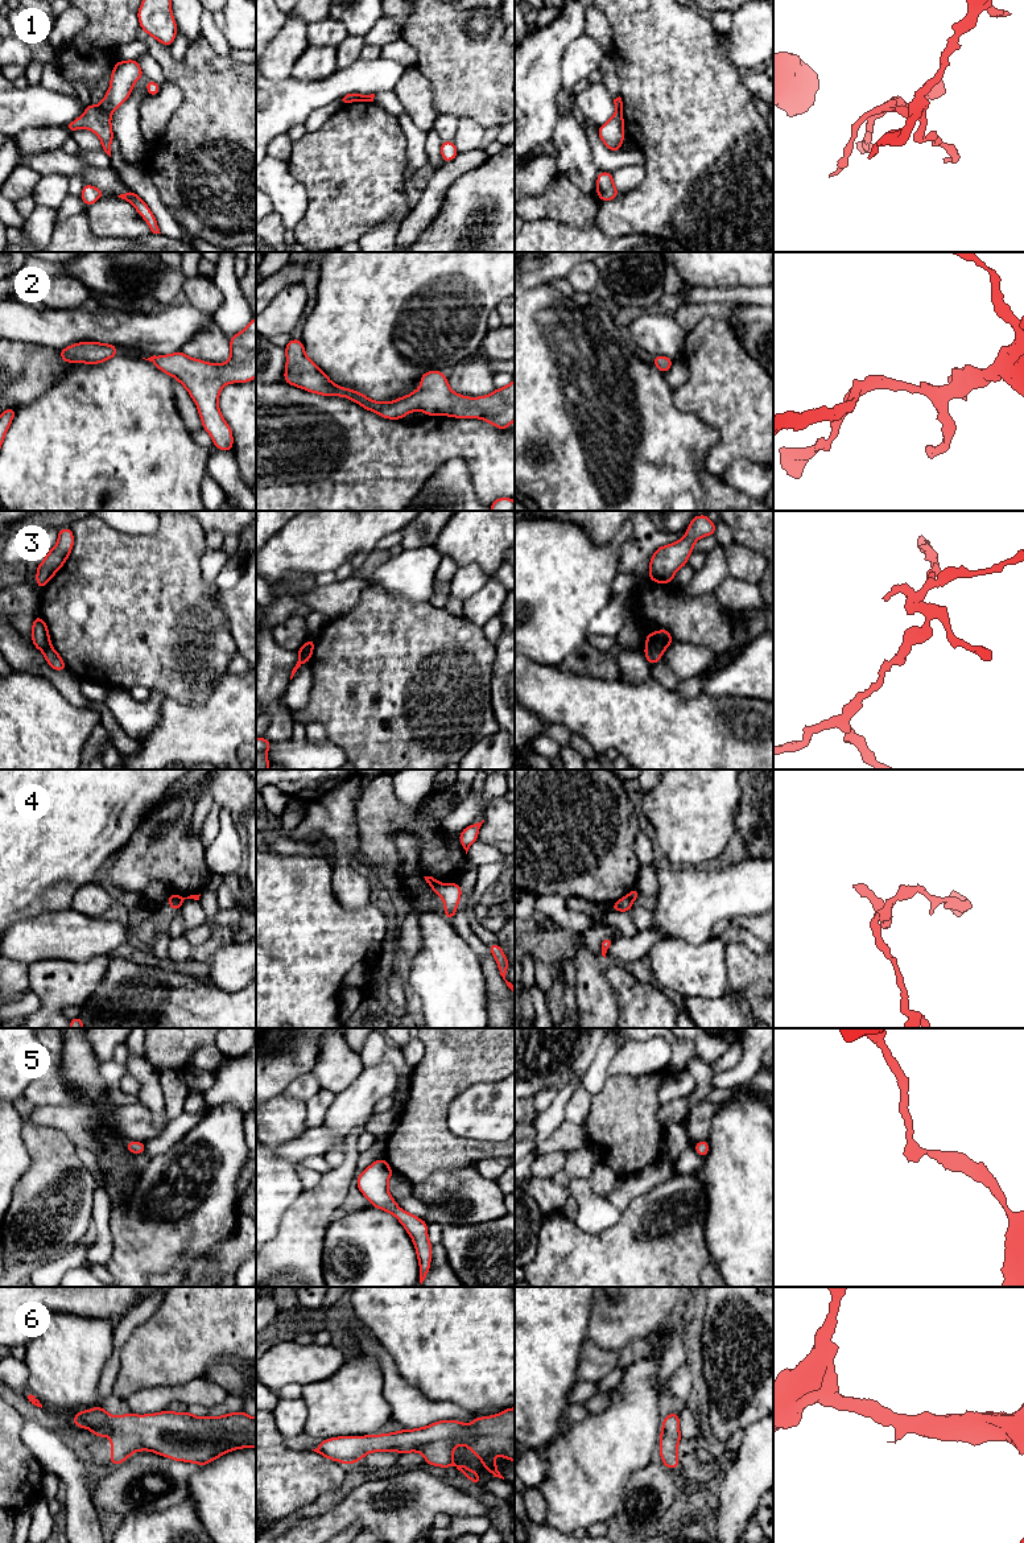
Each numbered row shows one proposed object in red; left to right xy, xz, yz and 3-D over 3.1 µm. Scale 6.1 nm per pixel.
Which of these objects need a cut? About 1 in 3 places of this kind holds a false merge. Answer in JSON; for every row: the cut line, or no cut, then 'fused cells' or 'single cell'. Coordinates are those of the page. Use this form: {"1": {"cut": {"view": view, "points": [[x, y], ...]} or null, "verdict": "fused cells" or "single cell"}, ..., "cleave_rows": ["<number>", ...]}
{"1": {"cut": {"view": "xy", "points": [[99, 106], [110, 114]]}, "verdict": "fused cells"}, "2": {"cut": null, "verdict": "single cell"}, "3": {"cut": {"view": "yz", "points": [[647, 646], [652, 646], [661, 652]]}, "verdict": "fused cells"}, "4": {"cut": {"view": "xy", "points": [[174, 894], [184, 899]]}, "verdict": "fused cells"}, "5": {"cut": null, "verdict": "single cell"}, "6": {"cut": null, "verdict": "single cell"}, "cleave_rows": ["1", "3", "4"]}

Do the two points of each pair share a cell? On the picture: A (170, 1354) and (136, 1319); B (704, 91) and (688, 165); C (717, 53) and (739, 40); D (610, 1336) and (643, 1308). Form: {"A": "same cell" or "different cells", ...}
{"A": "different cells", "B": "same cell", "C": "different cells", "D": "same cell"}

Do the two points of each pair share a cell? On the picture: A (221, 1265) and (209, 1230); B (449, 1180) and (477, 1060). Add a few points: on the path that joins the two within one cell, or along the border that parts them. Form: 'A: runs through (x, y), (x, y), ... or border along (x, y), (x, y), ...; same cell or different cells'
A: border along (236, 1226), (228, 1237), (190, 1267); different cells
B: border along (474, 1163), (466, 1167), (436, 1171), (422, 1183); different cells

